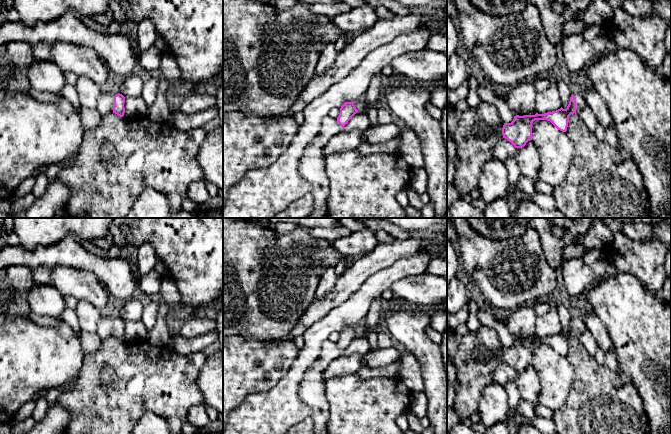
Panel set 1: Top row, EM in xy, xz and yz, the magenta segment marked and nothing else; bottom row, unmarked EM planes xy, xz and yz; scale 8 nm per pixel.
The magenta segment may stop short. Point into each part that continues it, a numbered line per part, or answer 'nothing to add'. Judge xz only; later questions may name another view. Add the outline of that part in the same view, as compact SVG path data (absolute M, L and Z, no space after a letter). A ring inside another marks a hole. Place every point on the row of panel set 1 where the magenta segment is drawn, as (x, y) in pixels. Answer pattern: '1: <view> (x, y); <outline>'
1: xz (311, 167); M325 116L321 121L318 136L309 144L299 162L299 174L311 185L314 198L313 212L327 207L329 180L325 172L325 155L323 149L331 137L343 129L337 118Z

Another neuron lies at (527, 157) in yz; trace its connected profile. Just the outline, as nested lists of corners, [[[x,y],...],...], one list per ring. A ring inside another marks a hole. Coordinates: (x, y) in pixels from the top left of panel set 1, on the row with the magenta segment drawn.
[[[530,140],[524,147],[516,148],[515,160],[523,176],[538,182],[538,171],[540,167],[540,158],[537,149]]]

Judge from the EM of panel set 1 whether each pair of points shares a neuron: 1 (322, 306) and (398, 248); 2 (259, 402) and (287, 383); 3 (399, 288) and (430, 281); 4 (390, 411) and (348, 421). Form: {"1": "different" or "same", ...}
{"1": "same", "2": "same", "3": "same", "4": "same"}

